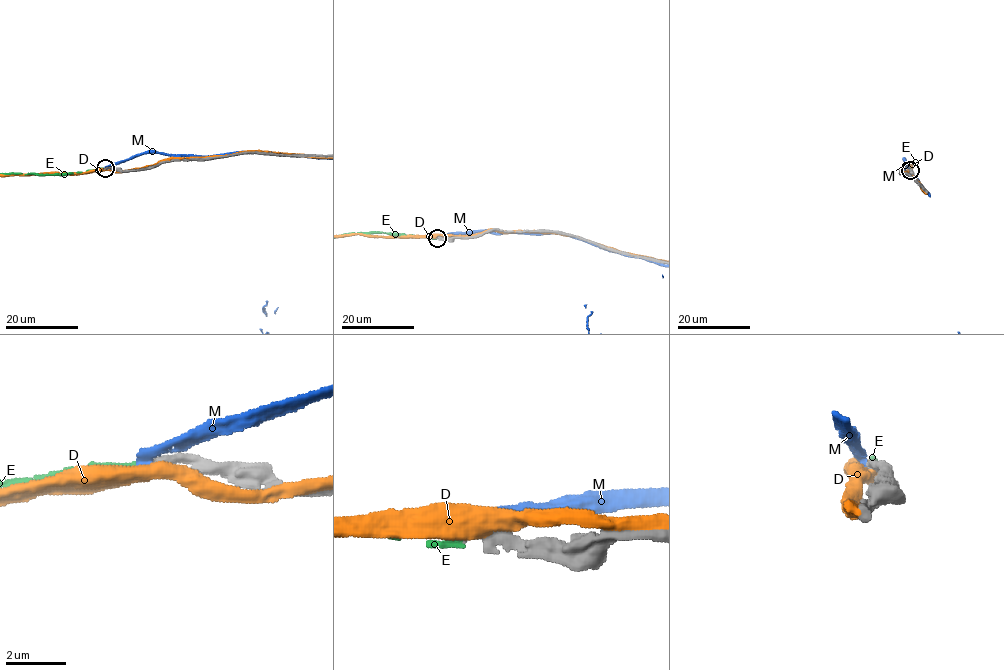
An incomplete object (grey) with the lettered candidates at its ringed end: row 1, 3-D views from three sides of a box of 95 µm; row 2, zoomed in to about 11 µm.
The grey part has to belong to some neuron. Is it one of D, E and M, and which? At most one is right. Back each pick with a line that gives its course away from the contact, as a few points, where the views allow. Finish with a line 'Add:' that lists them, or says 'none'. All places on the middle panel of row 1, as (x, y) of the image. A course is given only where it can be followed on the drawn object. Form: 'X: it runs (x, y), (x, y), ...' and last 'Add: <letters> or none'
Add: E

